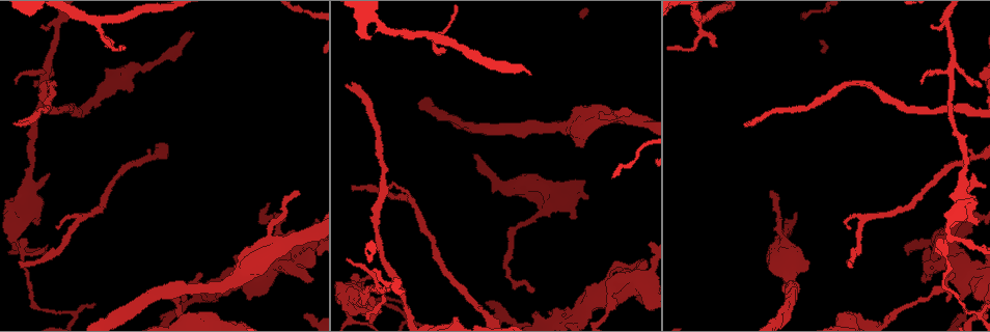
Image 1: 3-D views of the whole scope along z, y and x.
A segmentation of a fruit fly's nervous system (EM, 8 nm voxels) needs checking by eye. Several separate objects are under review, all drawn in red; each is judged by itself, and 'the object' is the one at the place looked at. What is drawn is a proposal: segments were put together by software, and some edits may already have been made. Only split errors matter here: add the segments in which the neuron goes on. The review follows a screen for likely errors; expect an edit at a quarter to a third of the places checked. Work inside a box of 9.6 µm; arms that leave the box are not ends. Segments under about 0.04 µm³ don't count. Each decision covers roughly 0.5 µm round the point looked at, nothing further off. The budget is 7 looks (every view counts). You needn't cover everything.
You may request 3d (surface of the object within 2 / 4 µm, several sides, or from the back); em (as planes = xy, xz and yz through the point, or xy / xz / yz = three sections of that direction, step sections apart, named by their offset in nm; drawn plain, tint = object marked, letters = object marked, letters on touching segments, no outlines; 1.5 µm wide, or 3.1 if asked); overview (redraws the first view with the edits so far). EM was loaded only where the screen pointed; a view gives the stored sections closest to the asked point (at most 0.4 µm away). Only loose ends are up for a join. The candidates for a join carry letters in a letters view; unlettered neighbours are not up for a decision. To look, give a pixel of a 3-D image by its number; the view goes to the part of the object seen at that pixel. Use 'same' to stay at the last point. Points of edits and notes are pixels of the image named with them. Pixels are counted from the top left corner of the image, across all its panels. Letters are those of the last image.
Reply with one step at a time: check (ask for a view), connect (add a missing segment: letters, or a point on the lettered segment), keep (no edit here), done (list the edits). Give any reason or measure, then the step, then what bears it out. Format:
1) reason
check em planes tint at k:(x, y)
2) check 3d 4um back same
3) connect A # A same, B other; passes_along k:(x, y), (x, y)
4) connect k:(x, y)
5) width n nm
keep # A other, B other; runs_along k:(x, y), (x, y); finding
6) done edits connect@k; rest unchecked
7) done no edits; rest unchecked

an open end
check 3d 4um at 1:(246, 297)

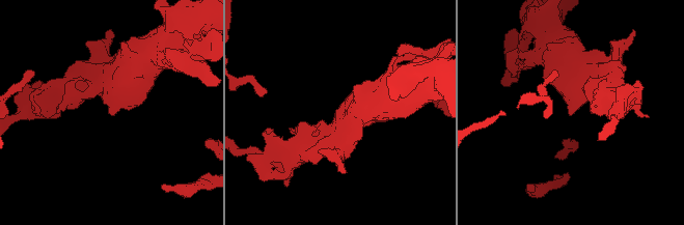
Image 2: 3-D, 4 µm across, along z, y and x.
need the tissue
check em planes letters at 2:(569, 115)

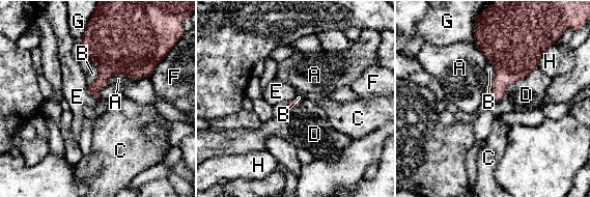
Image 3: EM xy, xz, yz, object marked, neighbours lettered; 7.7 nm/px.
keep # A other, B other, C other, D other, E other, F other, G other, H other; border 3:(87, 86), (90, 94), (96, 101); none of them fits

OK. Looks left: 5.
branch stops here
check 3d 2um at 1:(352, 189)

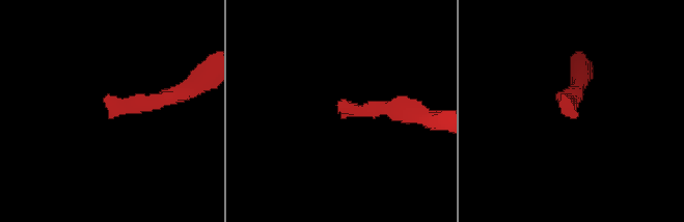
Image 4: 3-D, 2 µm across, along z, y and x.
now the EM
check em yz step 4 tint at 4:(572, 103)

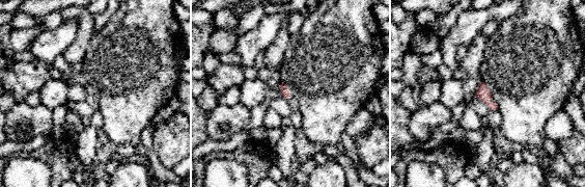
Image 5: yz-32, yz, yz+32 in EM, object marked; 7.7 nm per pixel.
cut it another way
check em planes letters same

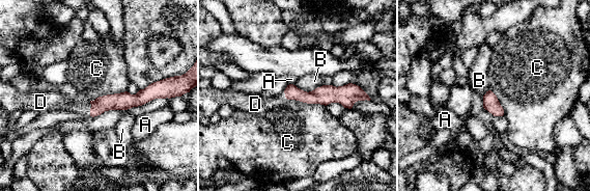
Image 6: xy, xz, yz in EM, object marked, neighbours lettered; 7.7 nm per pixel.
width 140 nm
connect D # A other, B other, C other, D same; passes_along 6:(121, 101), (90, 108), (80, 103); it goes on there

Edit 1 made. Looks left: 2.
done edits connect@6; rest unchecked

